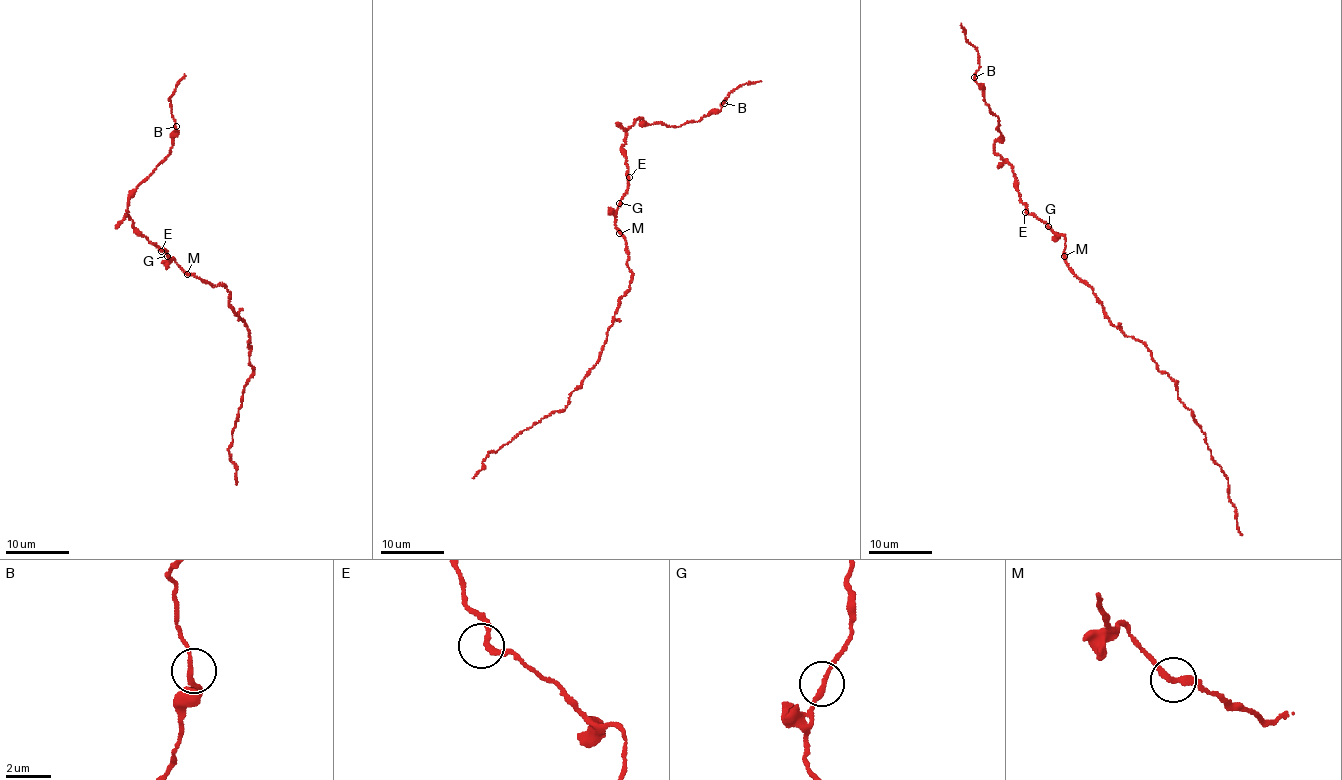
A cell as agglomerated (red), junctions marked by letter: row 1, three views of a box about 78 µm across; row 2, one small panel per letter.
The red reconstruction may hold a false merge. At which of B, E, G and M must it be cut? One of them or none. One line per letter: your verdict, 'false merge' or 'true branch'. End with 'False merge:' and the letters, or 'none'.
B: true branch
E: true branch
G: true branch
M: true branch
False merge: none

